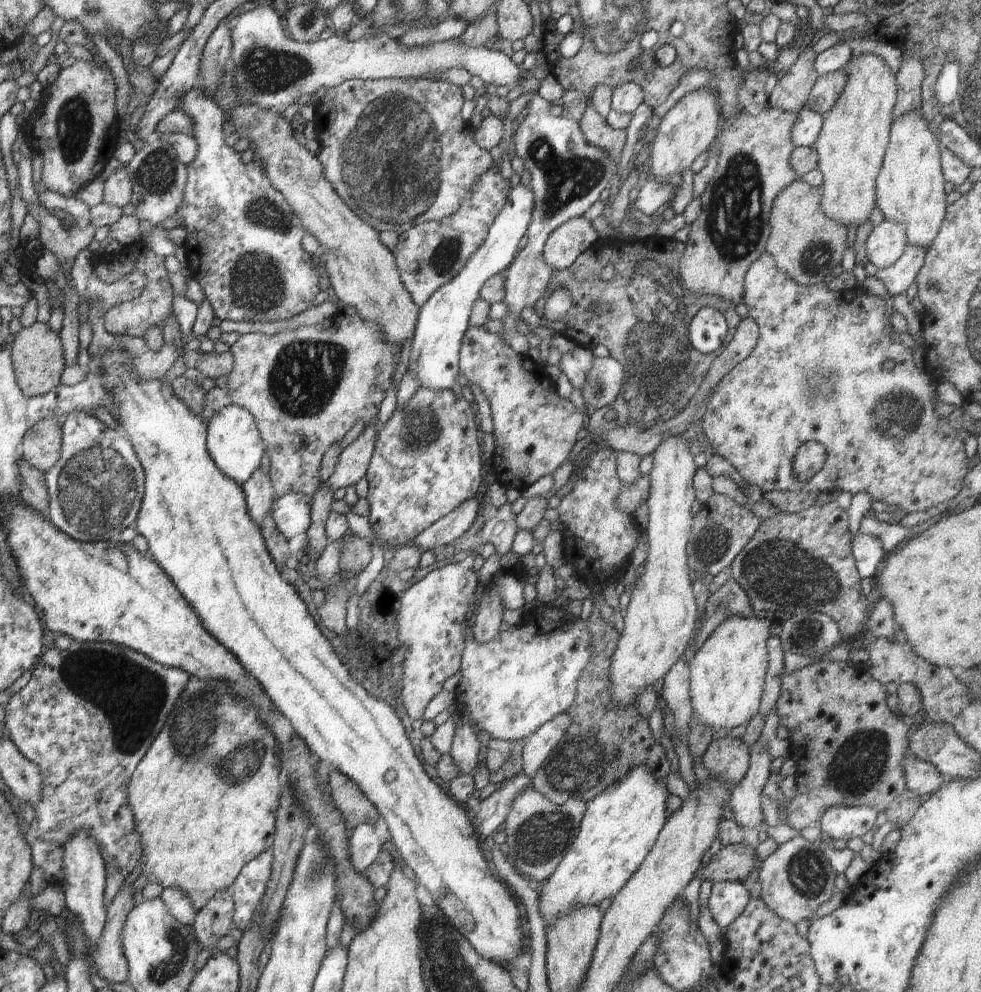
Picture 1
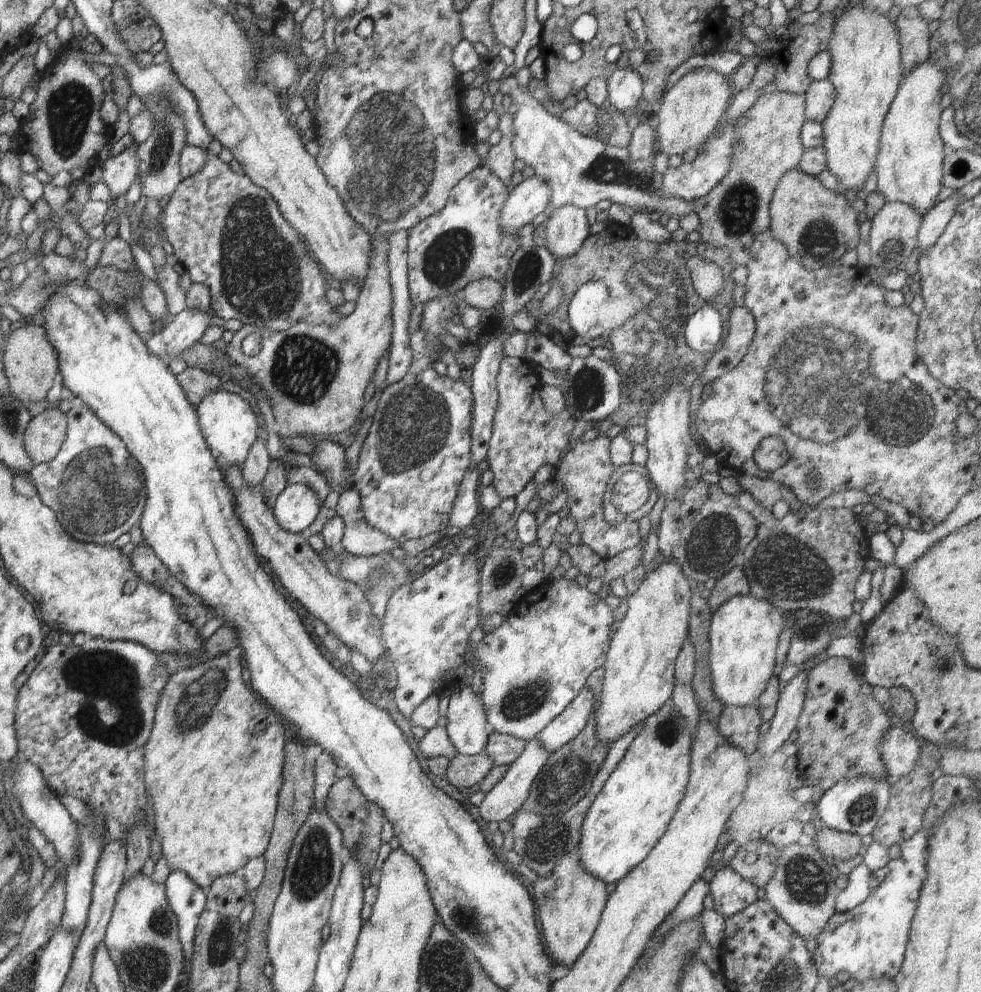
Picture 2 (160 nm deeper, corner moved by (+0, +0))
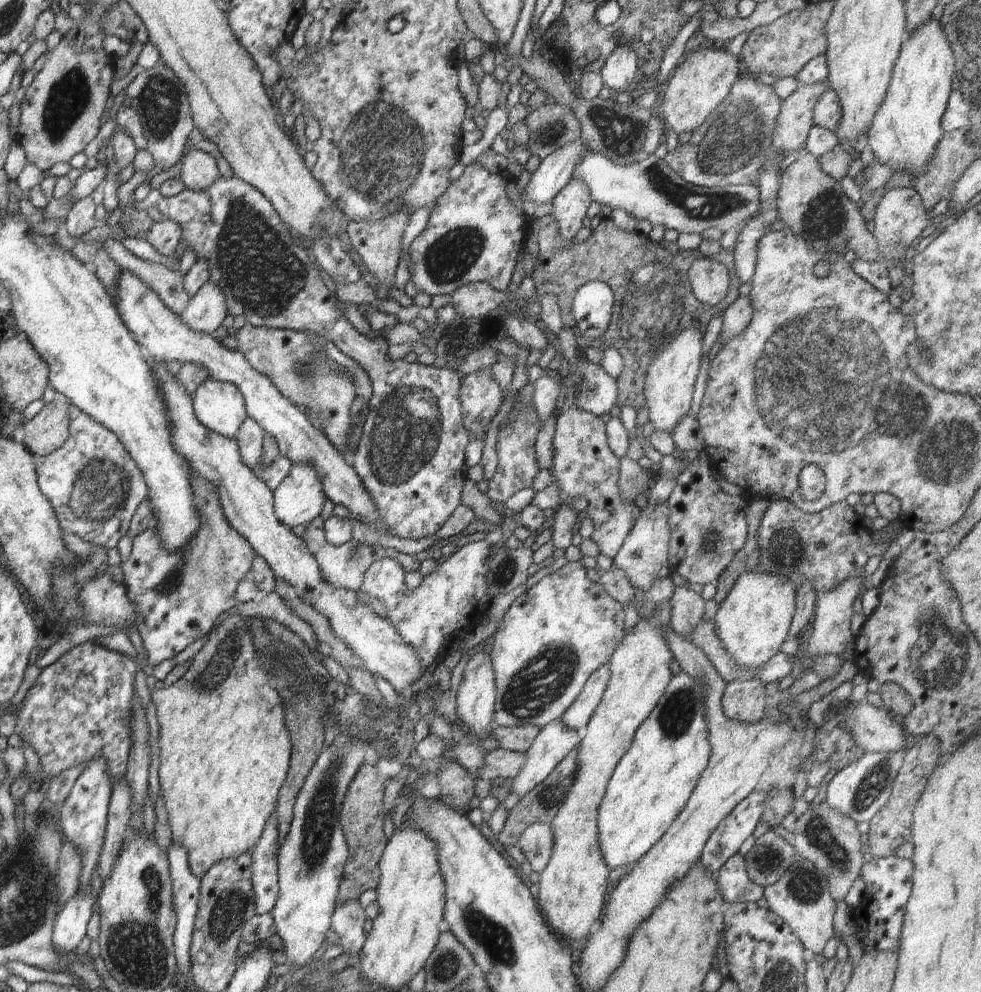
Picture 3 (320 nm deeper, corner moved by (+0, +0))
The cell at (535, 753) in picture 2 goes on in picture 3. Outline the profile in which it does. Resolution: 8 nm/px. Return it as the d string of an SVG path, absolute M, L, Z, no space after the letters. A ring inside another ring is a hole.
M562 717L543 726L526 753L525 765L513 779L512 793L521 797L538 786L580 741L581 733L570 728Z

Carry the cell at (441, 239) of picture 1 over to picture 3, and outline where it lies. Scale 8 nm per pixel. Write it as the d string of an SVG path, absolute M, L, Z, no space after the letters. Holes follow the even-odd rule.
M478 162L469 164L463 170L458 180L454 179L446 189L444 194L439 196L439 199L435 202L435 206L430 213L428 224L426 228L412 241L411 250L411 266L410 266L410 279L416 285L417 290L422 290L426 292L428 296L434 296L434 294L452 294L457 288L460 288L463 284L471 283L472 281L484 281L490 284L492 288L497 291L508 291L508 286L510 286L510 279L514 271L514 267L521 256L521 253L526 250L525 242L527 236L529 235L528 230L528 215L524 212L519 211L517 206L513 203L513 200L508 196L507 184L508 180L505 176L500 176L499 174L490 172L487 168L480 167Z

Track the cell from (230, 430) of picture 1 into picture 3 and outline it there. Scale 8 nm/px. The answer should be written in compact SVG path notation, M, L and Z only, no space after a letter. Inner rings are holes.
M210 376L205 378L191 396L193 409L196 418L204 424L206 428L220 433L222 436L235 439L240 425L247 416L245 402L240 390L231 382L224 382Z

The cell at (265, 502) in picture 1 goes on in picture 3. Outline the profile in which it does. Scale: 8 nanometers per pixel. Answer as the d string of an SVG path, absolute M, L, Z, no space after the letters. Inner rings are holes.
M246 417L236 433L243 463L248 467L260 463L265 430L252 418Z

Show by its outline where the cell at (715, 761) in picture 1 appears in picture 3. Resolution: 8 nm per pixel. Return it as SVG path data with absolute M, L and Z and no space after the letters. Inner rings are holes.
M760 679L727 682L721 696L721 707L728 718L752 723L765 715L766 696L766 684Z

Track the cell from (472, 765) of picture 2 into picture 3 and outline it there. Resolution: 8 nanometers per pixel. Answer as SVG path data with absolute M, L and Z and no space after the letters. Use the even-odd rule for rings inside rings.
M502 748L489 753L484 752L483 757L485 758L485 765L478 775L472 774L474 780L478 778L492 780L499 776L515 779L527 761L526 753Z

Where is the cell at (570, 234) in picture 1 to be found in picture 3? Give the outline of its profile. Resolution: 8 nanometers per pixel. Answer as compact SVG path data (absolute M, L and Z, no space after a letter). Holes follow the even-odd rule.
M574 177L553 198L552 216L560 233L567 241L571 241L582 228L582 220L593 198L588 186Z

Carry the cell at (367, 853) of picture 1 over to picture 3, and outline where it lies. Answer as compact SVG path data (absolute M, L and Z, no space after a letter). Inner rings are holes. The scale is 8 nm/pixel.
M347 901L339 907L331 916L331 930L340 938L340 946L344 953L357 954L363 947L367 935L364 933L366 922L364 909L358 901Z

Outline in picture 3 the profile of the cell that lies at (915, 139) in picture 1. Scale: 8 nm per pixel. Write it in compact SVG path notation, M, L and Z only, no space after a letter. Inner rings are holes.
M933 16L922 21L906 38L900 49L892 69L891 79L884 95L884 100L872 119L867 133L867 148L872 149L874 156L880 163L888 165L895 172L908 167L914 172L915 177L931 161L932 153L938 146L942 135L941 118L947 107L947 102L952 91L952 76L955 73L955 56L945 35L943 26Z

